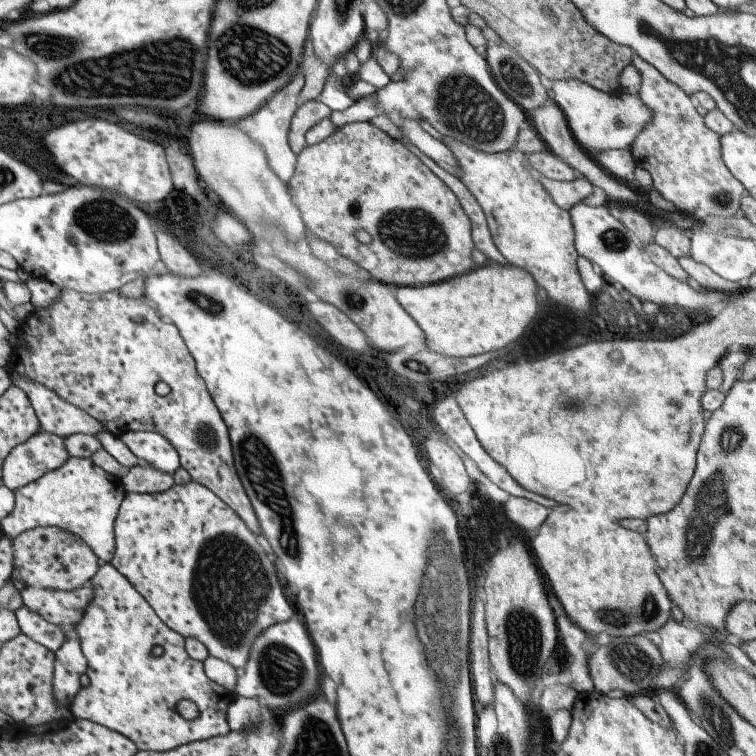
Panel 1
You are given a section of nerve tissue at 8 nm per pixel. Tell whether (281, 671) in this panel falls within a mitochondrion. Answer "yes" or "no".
yes

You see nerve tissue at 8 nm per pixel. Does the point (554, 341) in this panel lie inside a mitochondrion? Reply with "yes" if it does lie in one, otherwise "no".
no

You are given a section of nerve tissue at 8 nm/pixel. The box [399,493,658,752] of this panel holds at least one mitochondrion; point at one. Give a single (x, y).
(523, 633)

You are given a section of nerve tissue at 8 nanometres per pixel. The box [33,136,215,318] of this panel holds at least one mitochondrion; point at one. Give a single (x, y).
(108, 222)

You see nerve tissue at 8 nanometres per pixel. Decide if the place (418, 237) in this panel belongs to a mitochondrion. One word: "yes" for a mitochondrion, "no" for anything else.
yes

